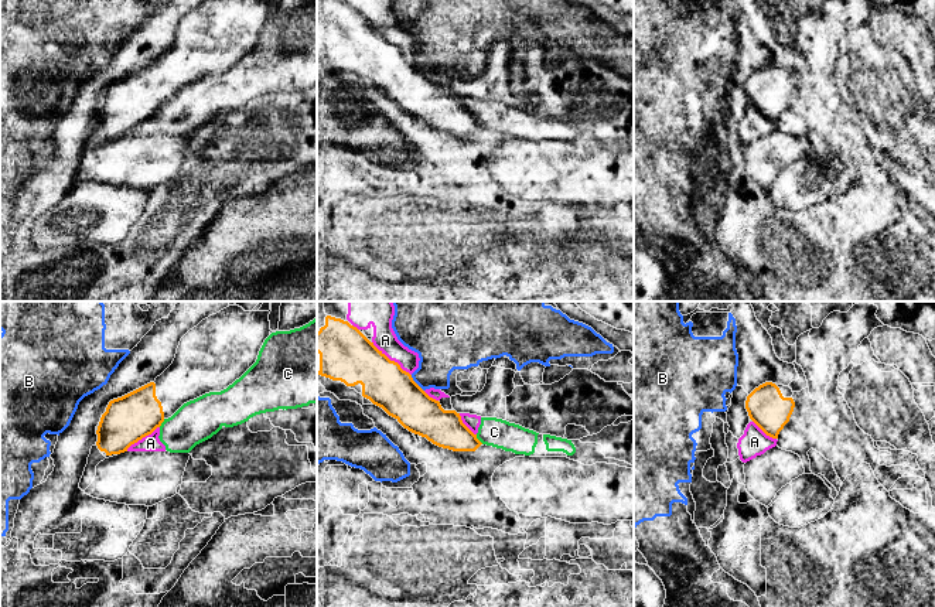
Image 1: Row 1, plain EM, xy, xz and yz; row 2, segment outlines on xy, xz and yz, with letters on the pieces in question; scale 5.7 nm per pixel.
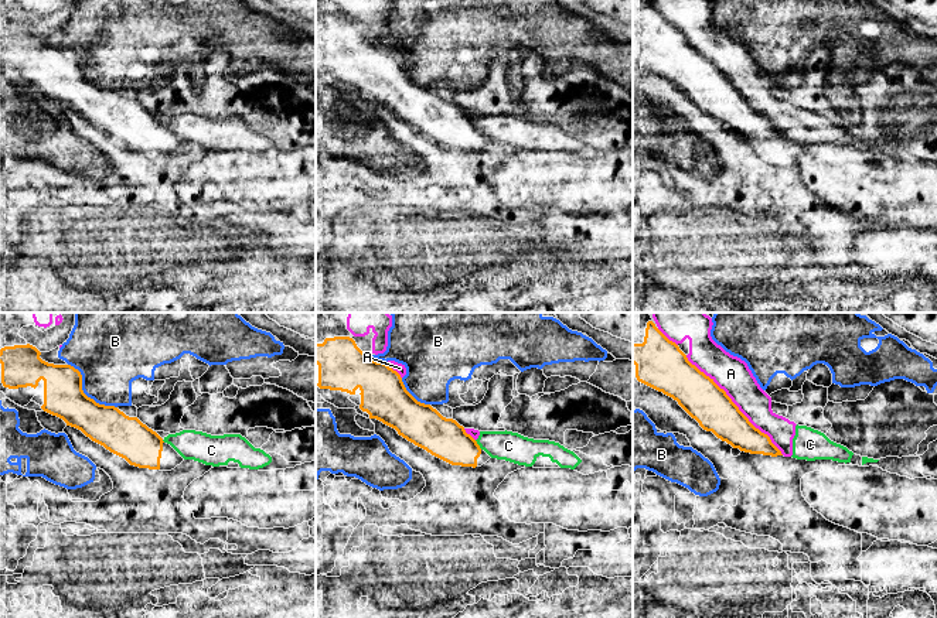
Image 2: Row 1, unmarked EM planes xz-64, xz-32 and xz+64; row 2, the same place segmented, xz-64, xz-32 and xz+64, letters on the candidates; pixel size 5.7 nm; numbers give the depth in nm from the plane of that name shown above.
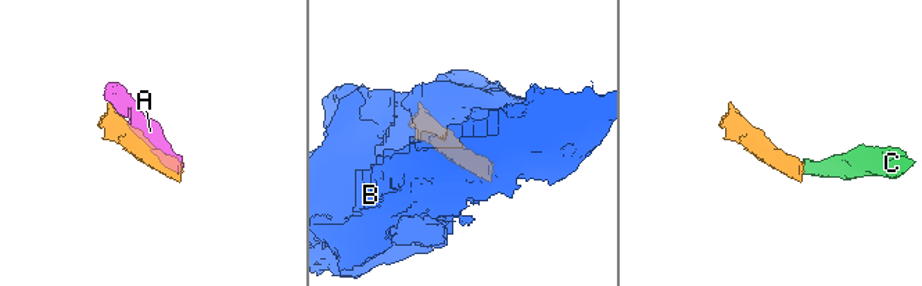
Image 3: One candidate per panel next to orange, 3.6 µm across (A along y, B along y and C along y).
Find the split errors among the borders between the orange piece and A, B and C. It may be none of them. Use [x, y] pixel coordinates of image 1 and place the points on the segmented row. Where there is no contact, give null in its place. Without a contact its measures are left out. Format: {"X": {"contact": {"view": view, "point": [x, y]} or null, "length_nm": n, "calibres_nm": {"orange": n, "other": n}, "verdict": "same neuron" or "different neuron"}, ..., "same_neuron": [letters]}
{"A": {"contact": {"view": "xz", "point": [389, 360]}, "length_nm": 300, "calibres_nm": {"orange": 300, "other": 140}, "verdict": "different neuron"}, "B": {"contact": {"view": "xz", "point": [416, 384]}, "length_nm": 120, "calibres_nm": {"orange": 260, "other": 280}, "verdict": "different neuron"}, "C": {"contact": {"view": "xz", "point": [477, 439]}, "length_nm": 70, "calibres_nm": {"orange": 200, "other": 160}, "verdict": "different neuron"}, "same_neuron": []}

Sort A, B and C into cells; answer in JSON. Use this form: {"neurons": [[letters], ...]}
{"neurons": [["A", "C"], ["B"]]}

